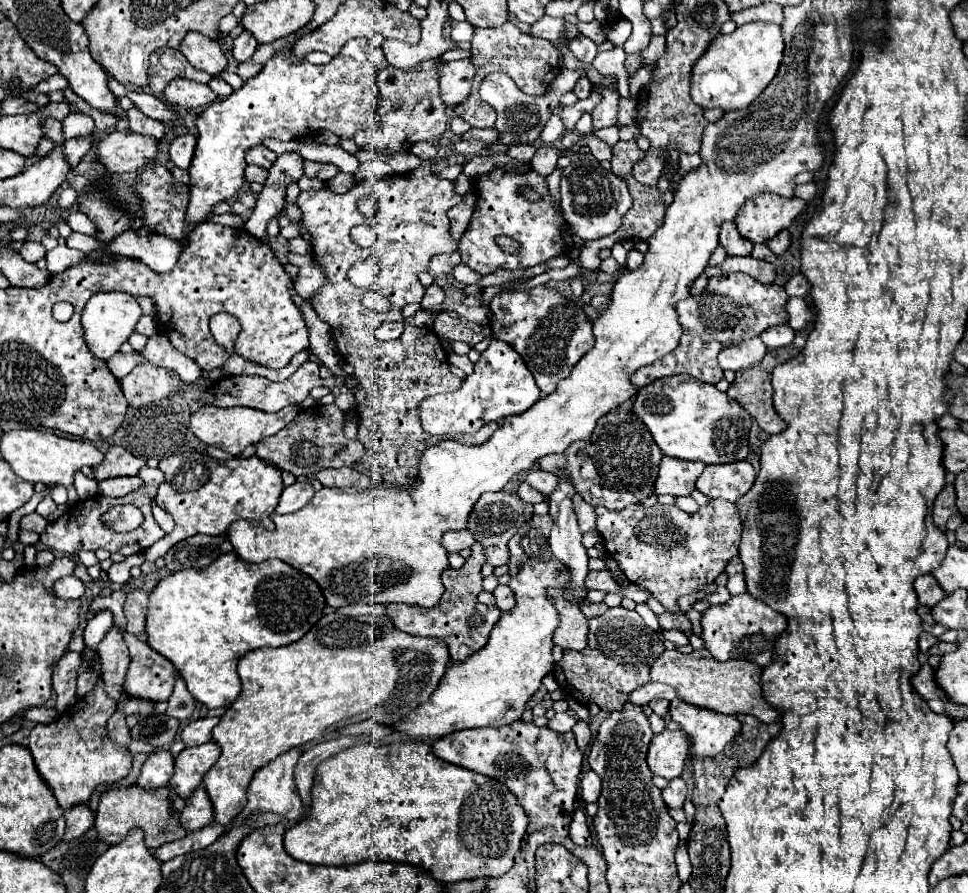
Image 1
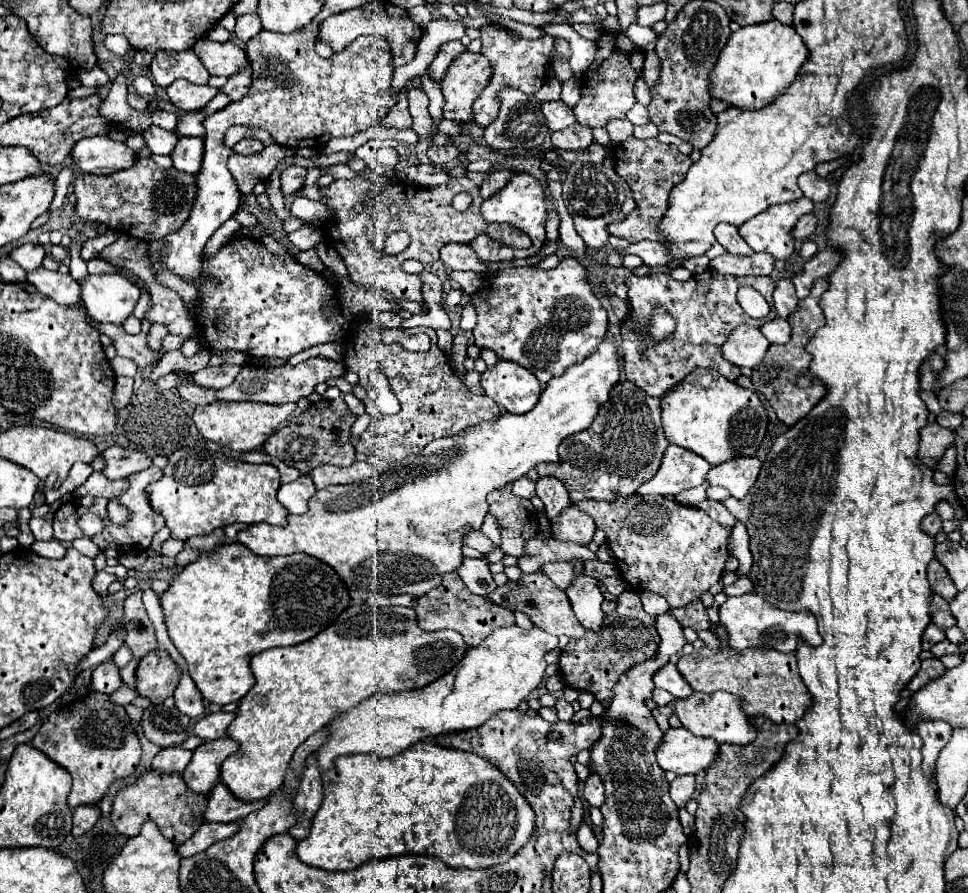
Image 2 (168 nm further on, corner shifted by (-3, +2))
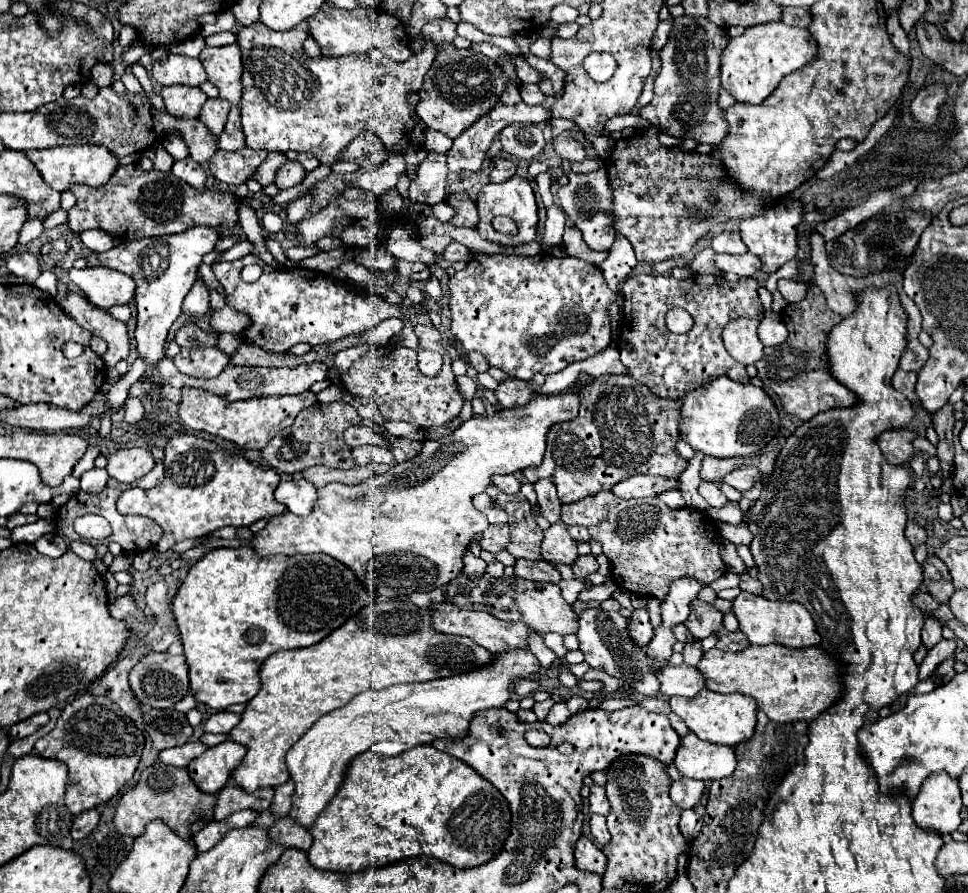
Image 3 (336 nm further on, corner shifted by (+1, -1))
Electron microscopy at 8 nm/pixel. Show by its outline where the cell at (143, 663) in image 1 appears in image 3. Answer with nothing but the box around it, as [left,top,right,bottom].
[129,652,189,708]

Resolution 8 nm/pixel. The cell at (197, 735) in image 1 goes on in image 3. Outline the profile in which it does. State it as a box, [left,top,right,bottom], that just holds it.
[203,712,241,734]

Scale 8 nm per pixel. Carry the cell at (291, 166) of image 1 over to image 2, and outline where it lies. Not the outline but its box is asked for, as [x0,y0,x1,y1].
[279,165,307,195]

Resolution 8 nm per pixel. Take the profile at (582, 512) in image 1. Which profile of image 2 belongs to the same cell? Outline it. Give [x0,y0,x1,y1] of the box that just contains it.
[551,503,595,545]

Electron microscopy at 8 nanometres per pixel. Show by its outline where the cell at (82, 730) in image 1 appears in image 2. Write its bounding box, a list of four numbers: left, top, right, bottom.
[33,693,141,809]

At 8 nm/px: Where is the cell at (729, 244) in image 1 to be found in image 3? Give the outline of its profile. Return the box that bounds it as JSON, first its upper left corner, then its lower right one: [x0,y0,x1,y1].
[711,230,747,254]

